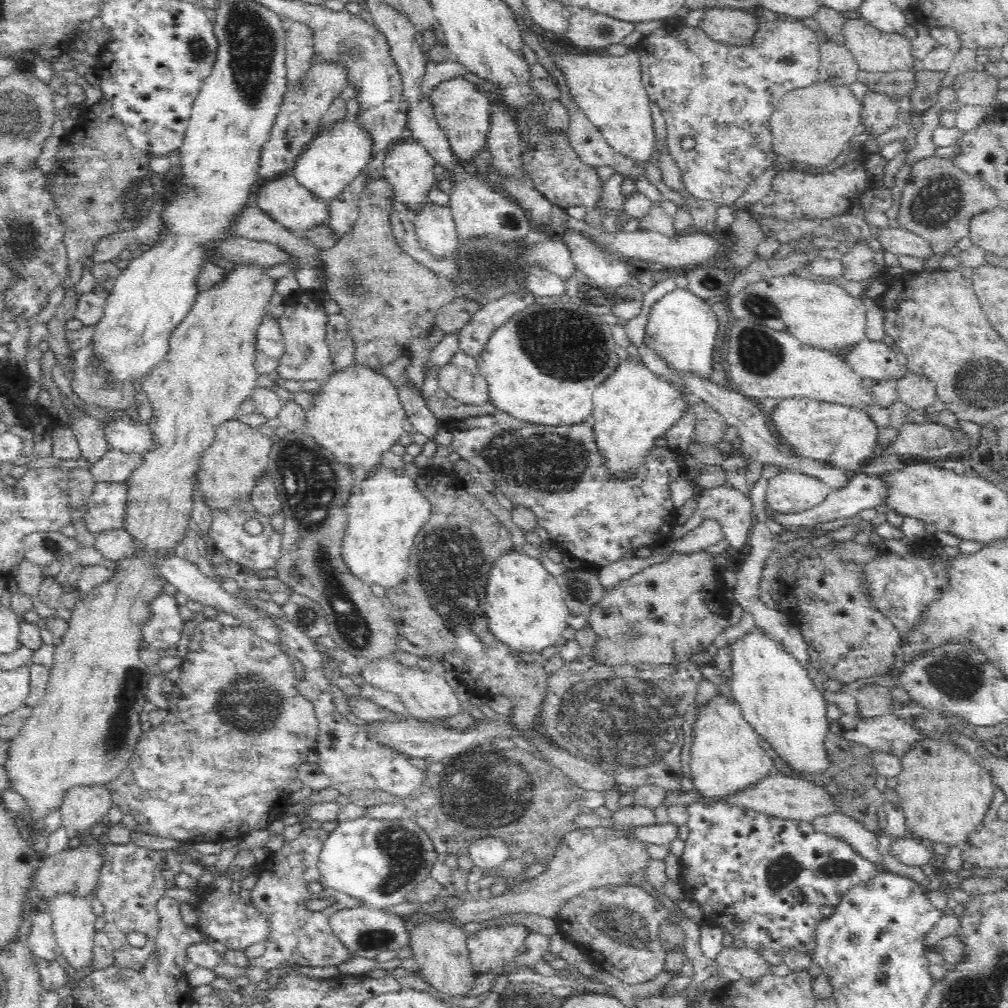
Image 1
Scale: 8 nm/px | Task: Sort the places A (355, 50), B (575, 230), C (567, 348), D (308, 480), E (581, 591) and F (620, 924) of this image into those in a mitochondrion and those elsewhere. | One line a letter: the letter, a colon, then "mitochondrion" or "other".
A: mitochondrion
B: other
C: mitochondrion
D: mitochondrion
E: mitochondrion
F: mitochondrion

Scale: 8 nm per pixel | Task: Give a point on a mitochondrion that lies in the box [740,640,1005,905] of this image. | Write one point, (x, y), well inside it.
(959, 677)

